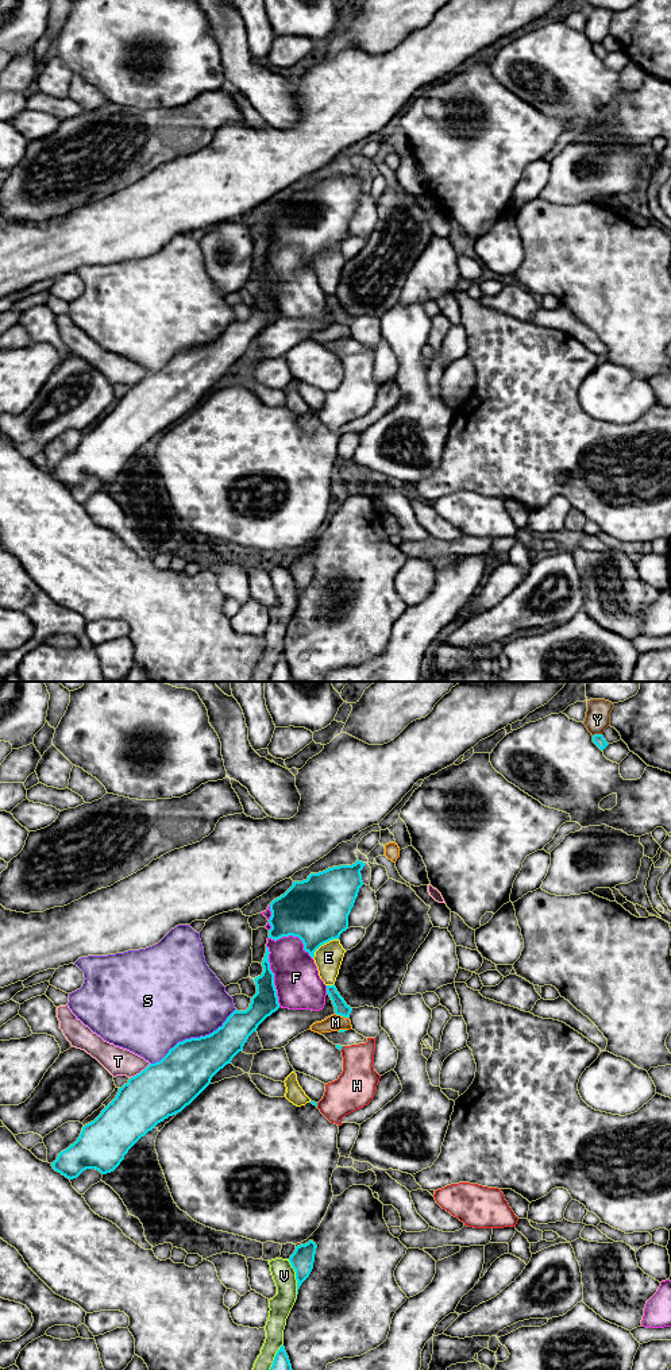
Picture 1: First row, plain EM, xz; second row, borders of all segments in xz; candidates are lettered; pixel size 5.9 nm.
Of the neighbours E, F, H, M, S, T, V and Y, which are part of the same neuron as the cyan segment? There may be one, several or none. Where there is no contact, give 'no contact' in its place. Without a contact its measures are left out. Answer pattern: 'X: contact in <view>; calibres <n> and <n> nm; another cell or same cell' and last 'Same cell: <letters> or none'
E: contact in xz; calibres 380 and 170 nm; another cell
F: contact in xz; calibres 160 and 280 nm; another cell
H: contact in xz; calibres 20 and 240 nm; another cell
M: contact in xz; calibres 80 and 100 nm; another cell
S: contact in xz; calibres 300 and 480 nm; another cell
T: contact in xz; calibres 320 and 170 nm; another cell
V: contact in xz; calibres 140 and 140 nm; another cell
Y: contact in xz; calibres 70 and 150 nm; another cell
Same cell: none

